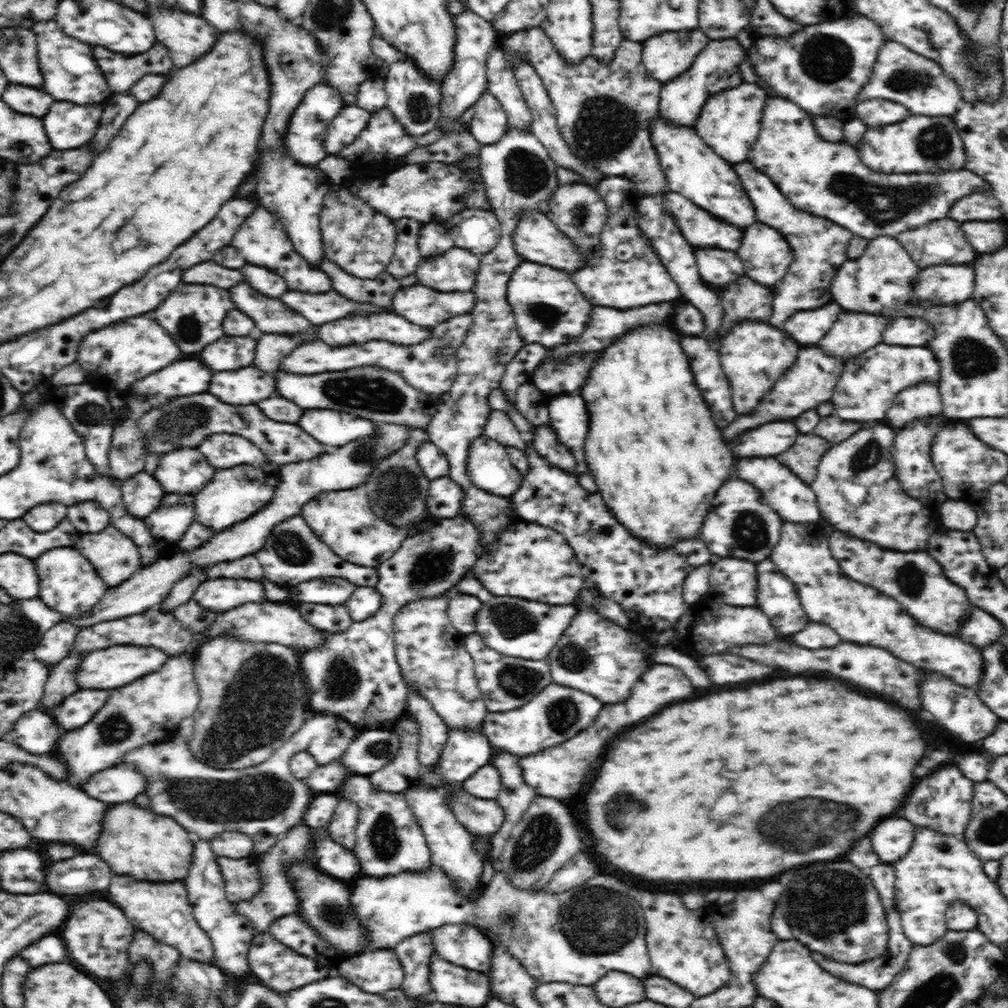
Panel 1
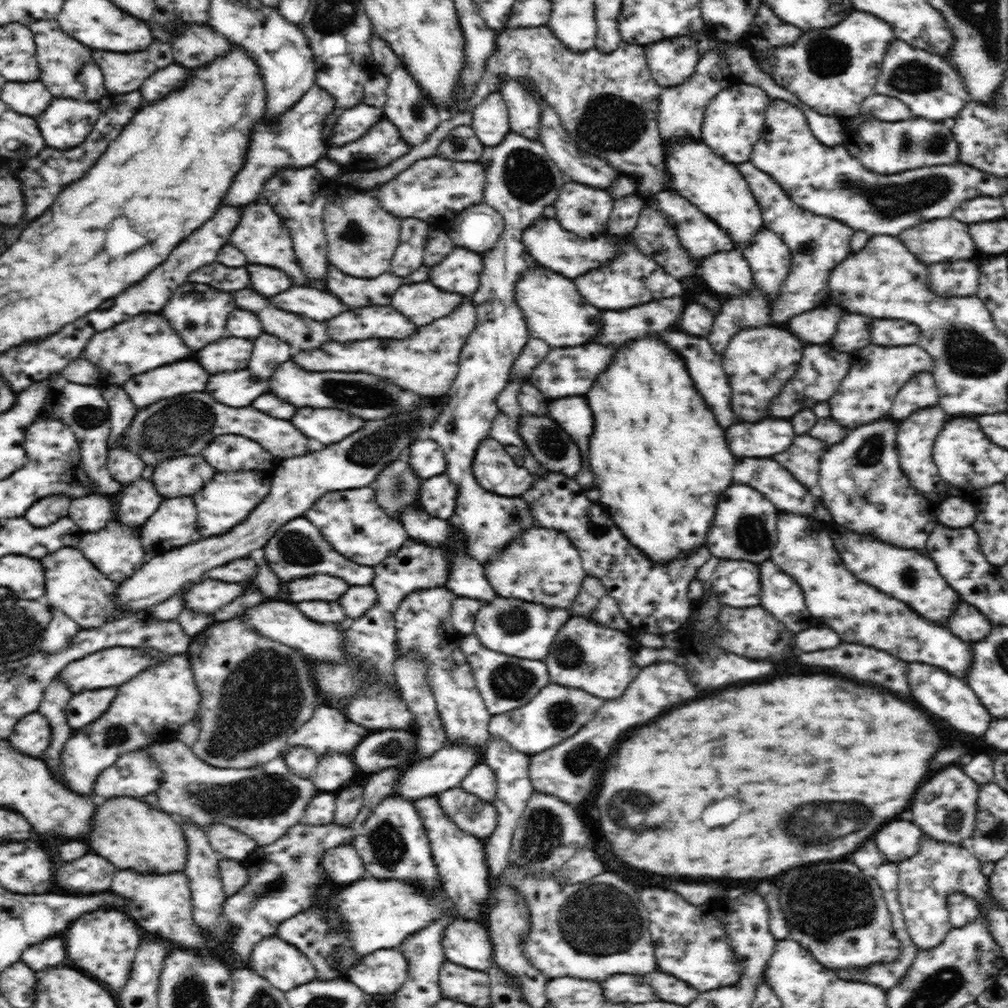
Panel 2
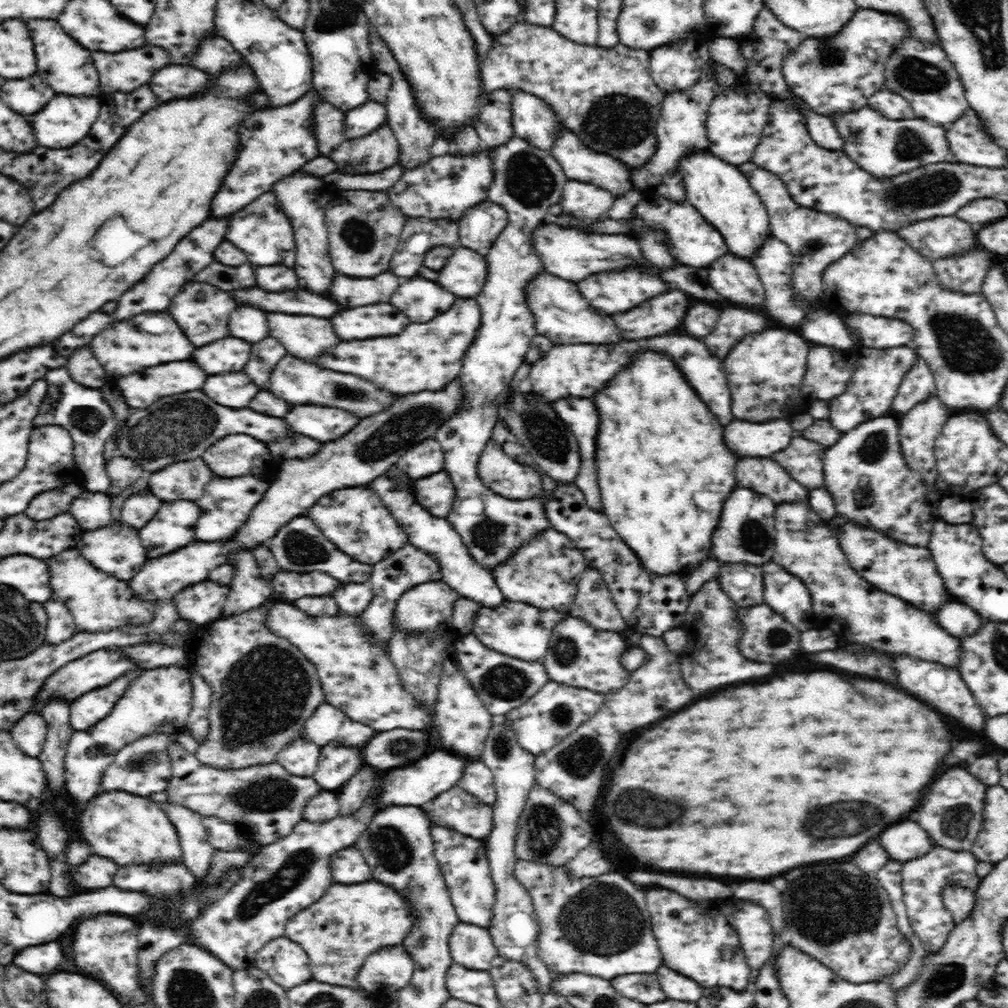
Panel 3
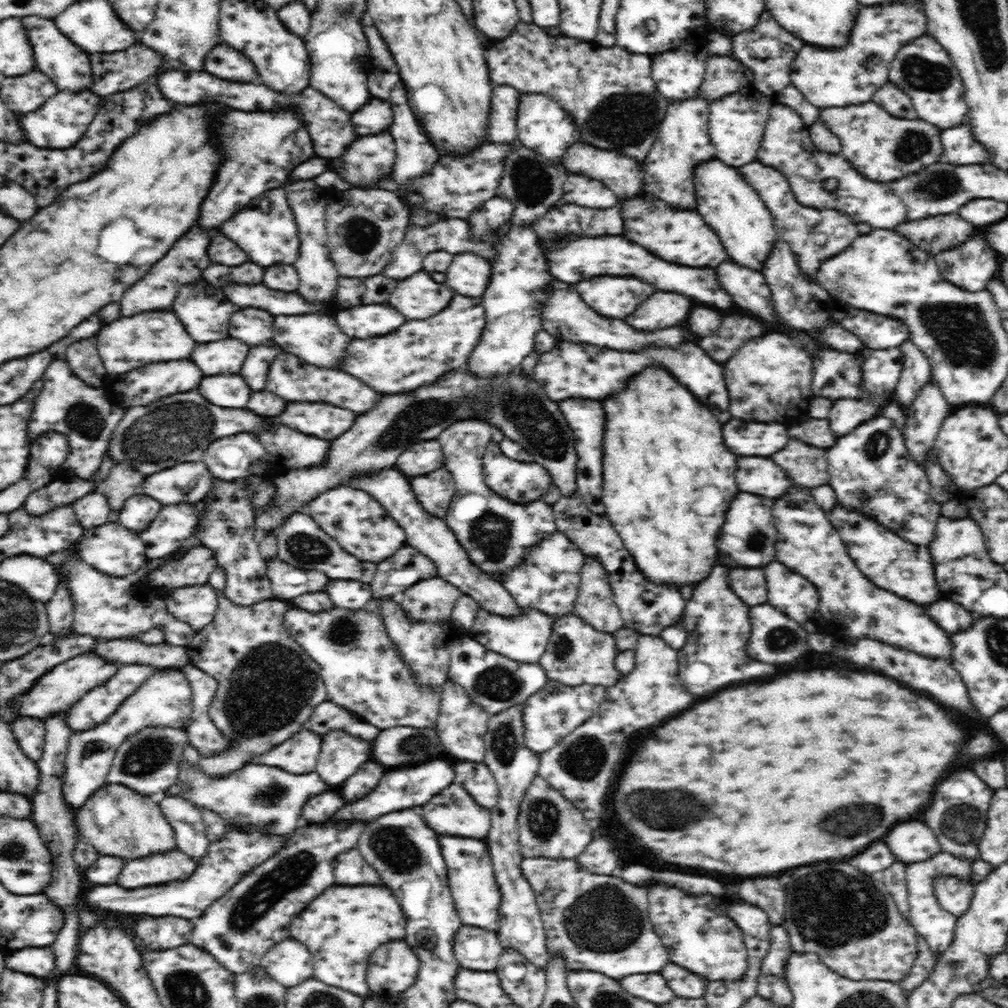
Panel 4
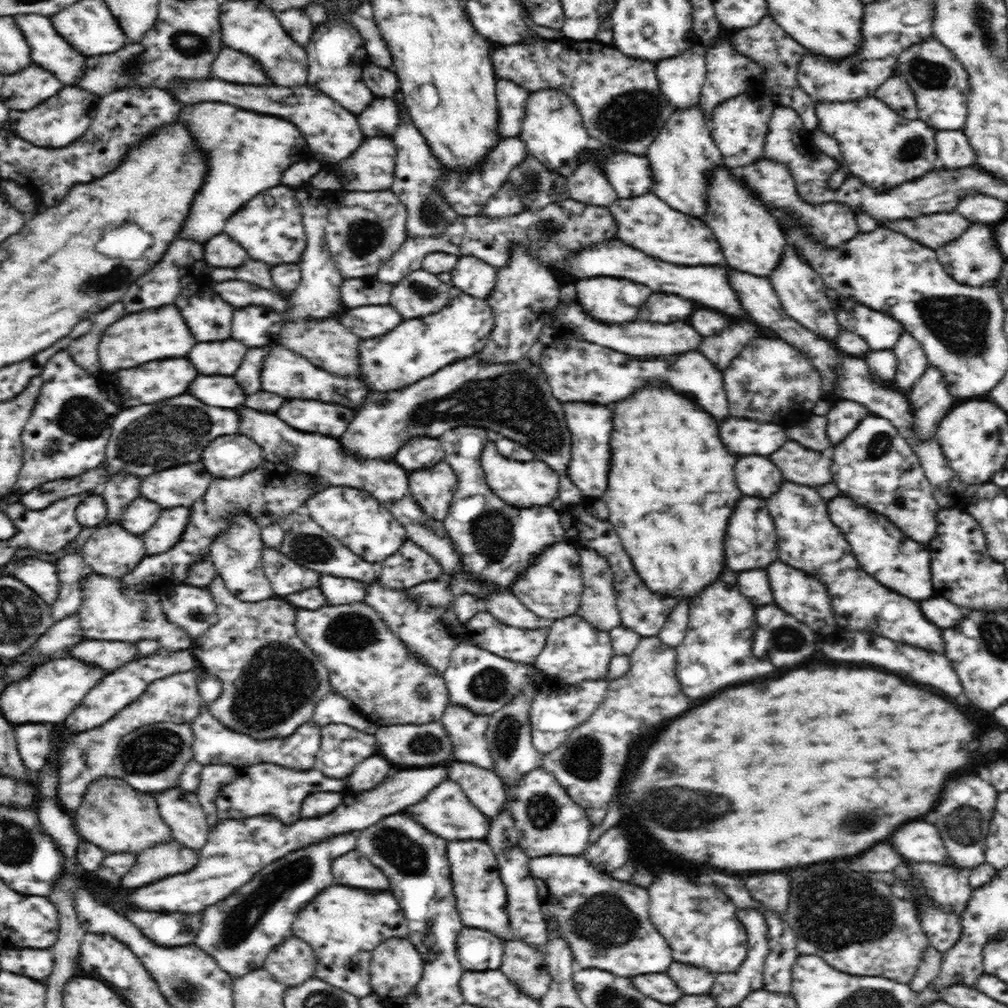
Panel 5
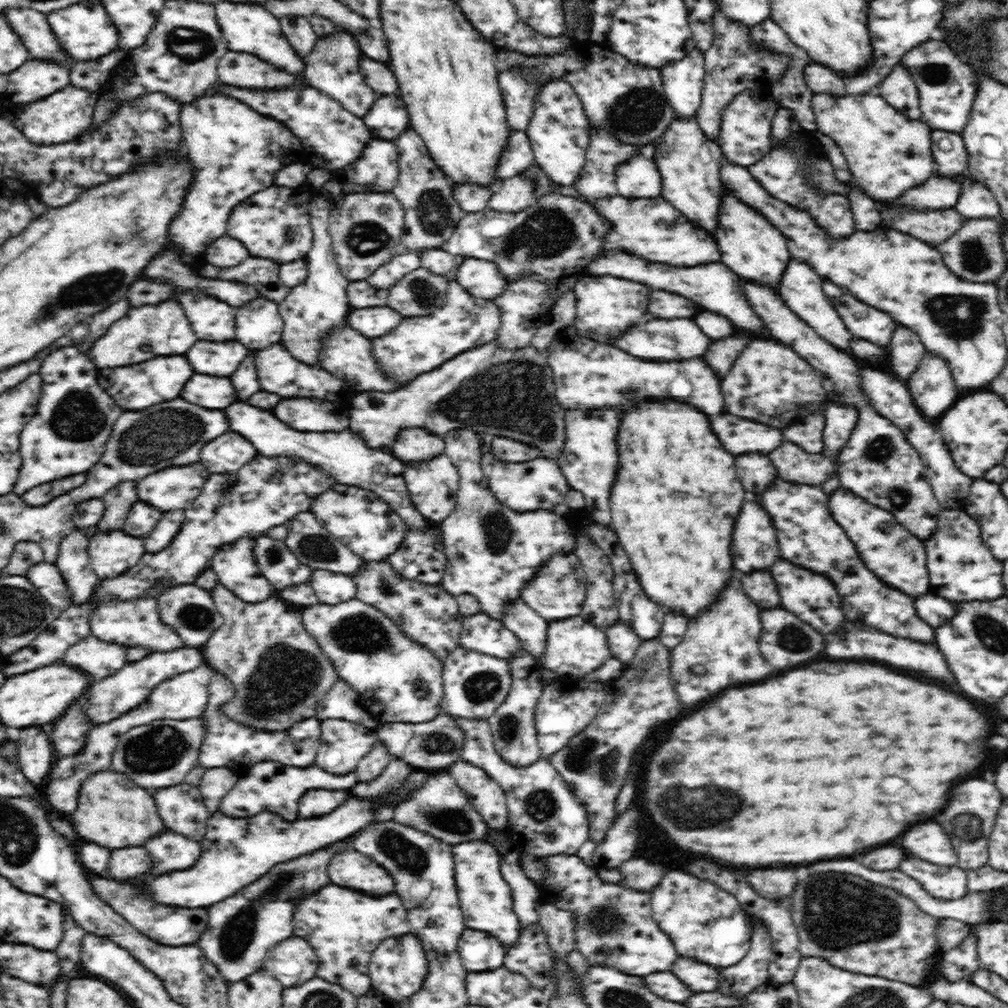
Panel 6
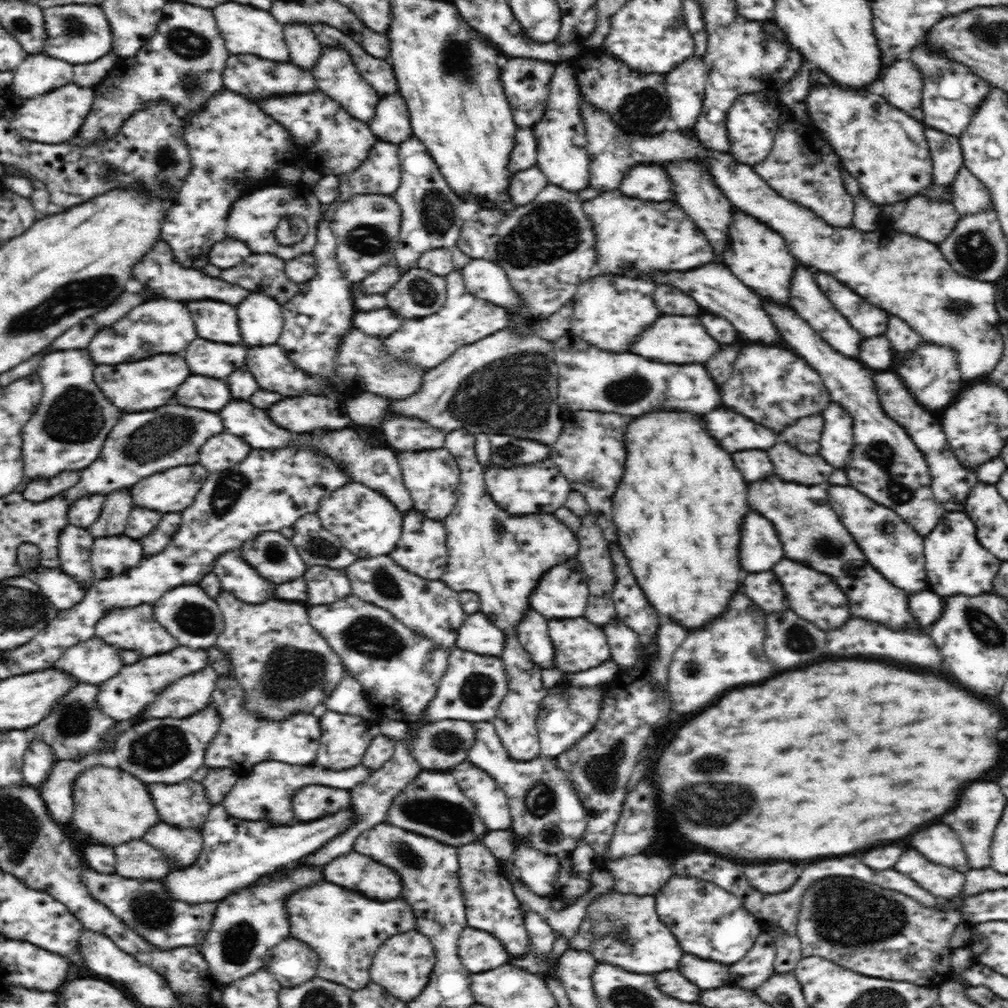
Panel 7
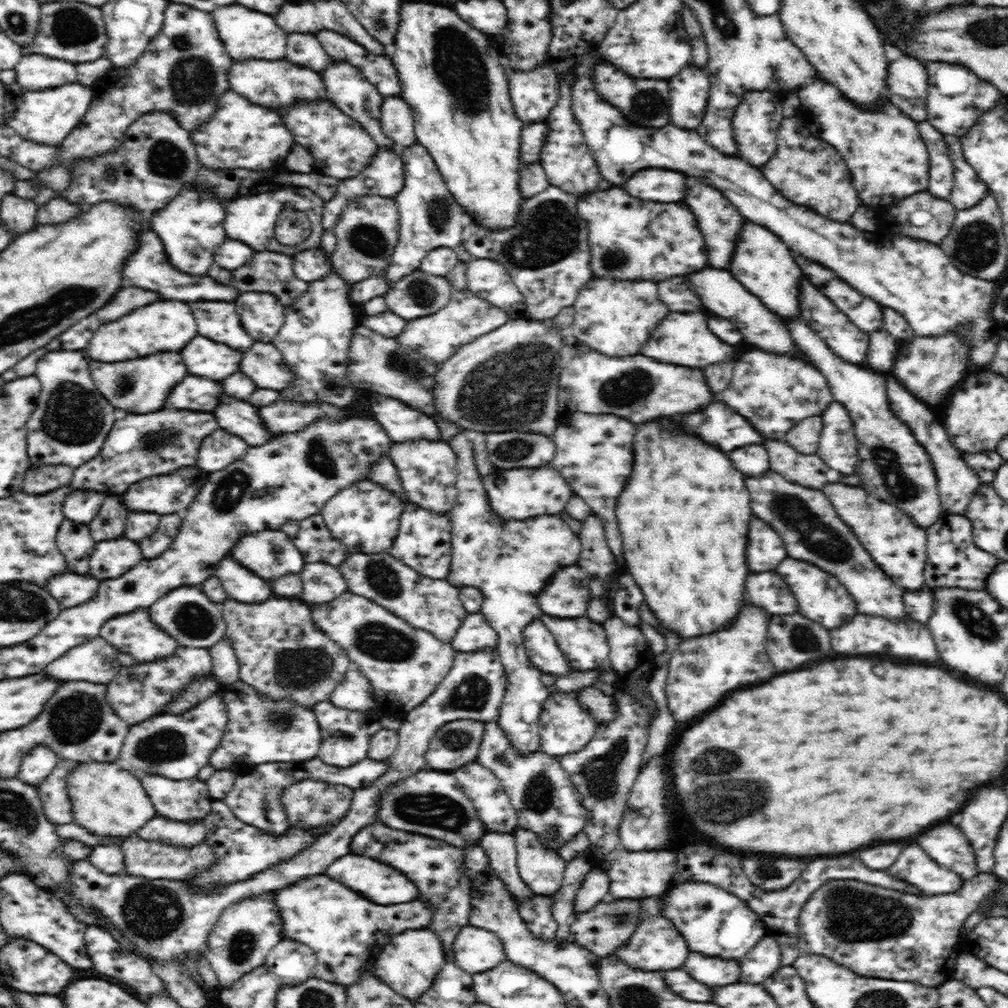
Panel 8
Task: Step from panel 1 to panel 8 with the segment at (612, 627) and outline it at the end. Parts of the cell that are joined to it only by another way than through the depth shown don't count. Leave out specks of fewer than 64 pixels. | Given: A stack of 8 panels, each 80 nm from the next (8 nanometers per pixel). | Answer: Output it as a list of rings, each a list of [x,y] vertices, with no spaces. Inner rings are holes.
[[[548,615],[540,620],[556,639],[573,670],[589,671],[609,661],[609,644],[601,623],[587,617],[556,619]]]

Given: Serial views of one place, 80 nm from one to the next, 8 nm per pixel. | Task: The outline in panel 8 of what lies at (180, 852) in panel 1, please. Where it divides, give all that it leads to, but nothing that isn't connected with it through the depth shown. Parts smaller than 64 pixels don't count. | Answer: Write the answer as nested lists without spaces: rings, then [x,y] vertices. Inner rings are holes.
[[[89,761],[78,763],[74,770],[68,772],[66,776],[66,787],[68,796],[73,808],[73,822],[80,827],[90,830],[96,836],[116,836],[116,838],[126,838],[138,834],[147,824],[148,820],[157,815],[155,806],[150,797],[146,794],[139,776],[131,771],[124,770],[118,763]]]

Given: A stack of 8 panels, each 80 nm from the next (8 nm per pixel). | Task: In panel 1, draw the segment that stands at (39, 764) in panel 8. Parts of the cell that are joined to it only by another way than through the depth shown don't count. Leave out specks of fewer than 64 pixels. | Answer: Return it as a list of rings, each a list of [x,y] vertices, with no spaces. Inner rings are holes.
[[[36,708],[25,712],[3,739],[35,755],[55,753],[62,730],[50,715]]]

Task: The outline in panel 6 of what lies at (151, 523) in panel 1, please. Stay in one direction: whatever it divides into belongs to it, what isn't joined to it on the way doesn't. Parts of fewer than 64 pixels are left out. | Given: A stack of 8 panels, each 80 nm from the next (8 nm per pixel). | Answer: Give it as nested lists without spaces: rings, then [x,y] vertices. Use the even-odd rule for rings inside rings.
[[[172,510],[172,512],[164,512],[162,520],[156,524],[156,528],[144,536],[144,546],[146,546],[146,552],[160,552],[164,550],[174,538],[176,534],[180,532],[184,524],[184,510]]]

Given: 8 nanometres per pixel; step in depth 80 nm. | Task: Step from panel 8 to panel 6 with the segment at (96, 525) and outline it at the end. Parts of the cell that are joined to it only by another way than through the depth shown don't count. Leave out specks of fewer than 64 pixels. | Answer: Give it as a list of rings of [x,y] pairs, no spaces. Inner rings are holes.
[[[124,482],[116,488],[110,488],[104,494],[104,506],[106,512],[98,524],[98,530],[112,530],[112,528],[122,528],[126,514],[130,512],[130,506],[138,500],[136,496],[136,484],[134,482]]]

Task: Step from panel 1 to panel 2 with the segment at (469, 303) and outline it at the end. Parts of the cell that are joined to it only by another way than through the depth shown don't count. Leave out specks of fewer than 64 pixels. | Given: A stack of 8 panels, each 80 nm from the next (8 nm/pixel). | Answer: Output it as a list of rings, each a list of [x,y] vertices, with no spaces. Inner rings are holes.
[[[426,282],[404,284],[394,296],[392,306],[410,318],[416,326],[432,324],[434,320],[448,316],[462,304],[464,296],[453,292],[442,292],[440,288]]]

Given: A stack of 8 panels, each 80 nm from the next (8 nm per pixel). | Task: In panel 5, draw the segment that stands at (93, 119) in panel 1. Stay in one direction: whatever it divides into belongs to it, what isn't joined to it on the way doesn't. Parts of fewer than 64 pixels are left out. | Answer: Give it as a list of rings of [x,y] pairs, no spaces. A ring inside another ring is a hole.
[[[79,86],[62,87],[61,90],[32,110],[9,110],[10,124],[16,135],[42,148],[62,148],[79,140],[90,128],[101,97]]]

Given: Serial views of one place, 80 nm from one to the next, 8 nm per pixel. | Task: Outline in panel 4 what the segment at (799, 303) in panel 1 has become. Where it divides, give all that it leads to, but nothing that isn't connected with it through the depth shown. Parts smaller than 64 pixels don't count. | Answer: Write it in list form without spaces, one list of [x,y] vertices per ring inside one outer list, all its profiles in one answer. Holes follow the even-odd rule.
[[[754,161],[738,167],[738,172],[746,179],[752,188],[756,189],[760,199],[772,213],[777,237],[780,241],[787,241],[792,252],[795,254],[798,266],[803,276],[815,278],[818,268],[824,260],[844,252],[855,238],[858,238],[859,230],[848,215],[842,214],[834,209],[818,210],[800,205],[788,186],[788,180],[782,176],[782,172],[776,172],[774,168],[764,166]]]

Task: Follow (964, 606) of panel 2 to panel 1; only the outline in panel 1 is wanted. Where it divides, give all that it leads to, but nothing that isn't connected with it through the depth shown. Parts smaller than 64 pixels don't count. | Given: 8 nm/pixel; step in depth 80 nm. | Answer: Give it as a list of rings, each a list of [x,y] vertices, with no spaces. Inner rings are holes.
[[[973,605],[971,607],[969,618],[958,630],[958,637],[979,649],[992,644],[994,640],[999,640],[1006,631],[1005,626],[988,612]]]

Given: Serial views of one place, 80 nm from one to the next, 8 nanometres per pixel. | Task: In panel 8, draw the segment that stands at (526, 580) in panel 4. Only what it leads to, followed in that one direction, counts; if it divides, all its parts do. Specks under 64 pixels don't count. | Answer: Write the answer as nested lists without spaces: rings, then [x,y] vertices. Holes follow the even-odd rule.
[[[579,565],[559,568],[550,578],[550,582],[539,592],[537,605],[544,615],[556,617],[556,619],[585,617],[590,600],[590,588],[588,587],[590,582],[591,577]]]

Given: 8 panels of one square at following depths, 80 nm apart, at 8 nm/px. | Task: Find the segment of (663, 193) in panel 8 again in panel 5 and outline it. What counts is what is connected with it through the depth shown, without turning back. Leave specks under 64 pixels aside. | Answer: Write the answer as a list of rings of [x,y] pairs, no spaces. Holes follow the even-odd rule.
[[[614,152],[601,162],[601,170],[617,192],[618,199],[642,196],[652,188],[653,174],[644,156]]]

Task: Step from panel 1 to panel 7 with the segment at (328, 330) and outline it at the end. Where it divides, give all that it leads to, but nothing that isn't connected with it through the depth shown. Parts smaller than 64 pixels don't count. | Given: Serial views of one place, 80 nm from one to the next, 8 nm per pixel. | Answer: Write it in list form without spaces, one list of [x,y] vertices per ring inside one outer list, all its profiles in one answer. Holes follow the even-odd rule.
[[[382,308],[376,312],[359,311],[353,316],[353,326],[364,334],[383,338],[395,333],[402,326],[404,319],[390,308]]]

